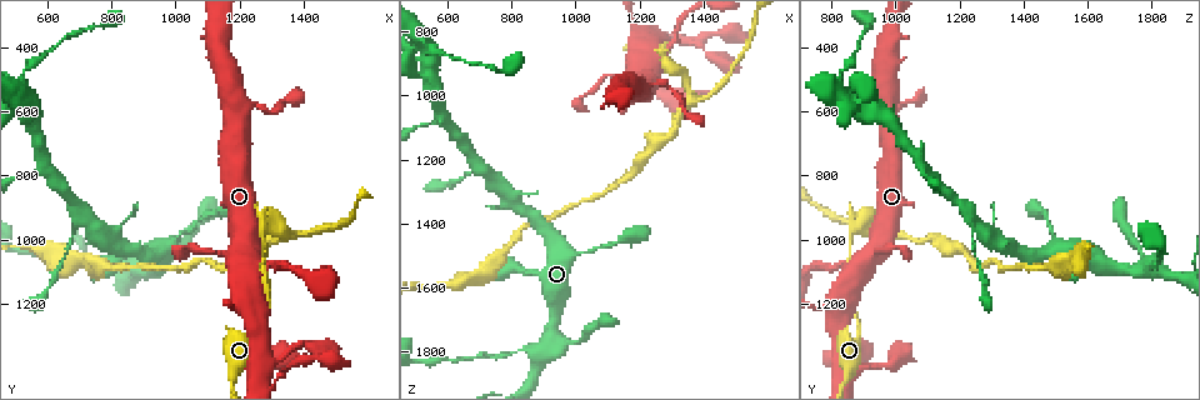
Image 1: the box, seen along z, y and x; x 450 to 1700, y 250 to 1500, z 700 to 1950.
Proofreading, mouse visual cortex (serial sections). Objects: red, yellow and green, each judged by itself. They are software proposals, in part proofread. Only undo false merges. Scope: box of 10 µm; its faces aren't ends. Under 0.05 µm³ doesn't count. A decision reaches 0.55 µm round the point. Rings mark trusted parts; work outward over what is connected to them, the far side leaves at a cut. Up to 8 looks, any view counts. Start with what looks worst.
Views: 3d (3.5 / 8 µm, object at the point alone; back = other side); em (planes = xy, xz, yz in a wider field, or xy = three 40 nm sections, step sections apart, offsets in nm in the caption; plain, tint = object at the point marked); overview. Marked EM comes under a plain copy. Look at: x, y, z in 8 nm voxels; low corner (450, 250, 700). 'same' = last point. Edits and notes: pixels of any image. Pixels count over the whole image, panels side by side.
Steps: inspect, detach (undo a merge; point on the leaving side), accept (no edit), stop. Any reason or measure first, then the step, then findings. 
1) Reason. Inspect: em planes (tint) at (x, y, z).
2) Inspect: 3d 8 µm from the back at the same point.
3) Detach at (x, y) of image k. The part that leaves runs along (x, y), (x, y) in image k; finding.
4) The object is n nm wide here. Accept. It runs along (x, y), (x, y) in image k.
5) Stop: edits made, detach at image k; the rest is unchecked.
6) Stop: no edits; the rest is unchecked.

Abrupt turn. Inspect: 3d 3.5 µm at (1270, 960, 870).

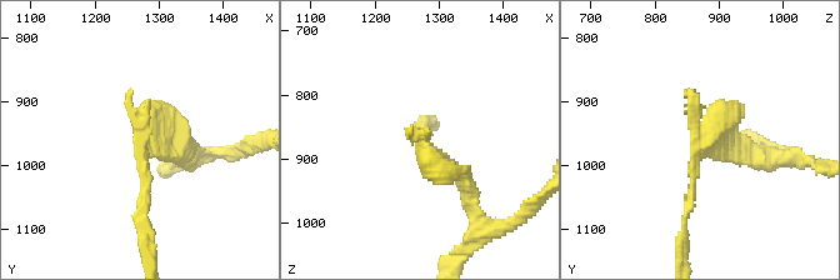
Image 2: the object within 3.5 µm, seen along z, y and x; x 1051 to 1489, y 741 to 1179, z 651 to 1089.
Inspect: em planes (tint) at (1275, 965, 880).

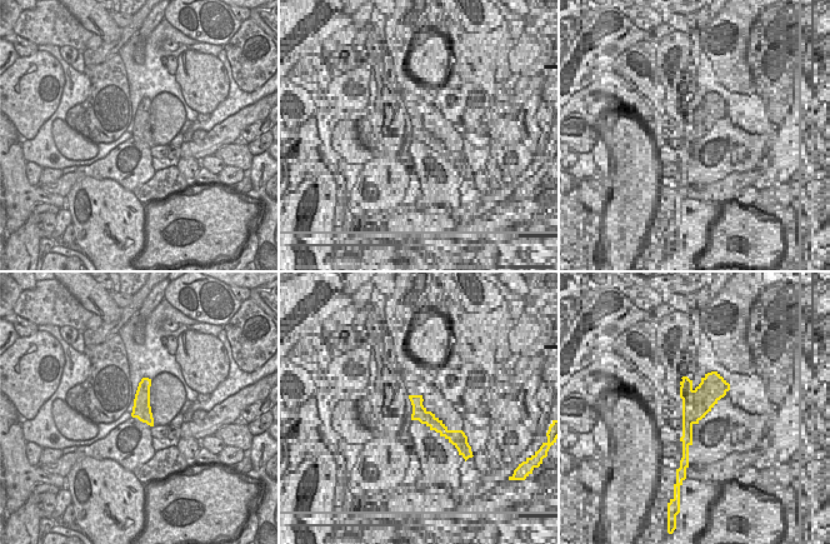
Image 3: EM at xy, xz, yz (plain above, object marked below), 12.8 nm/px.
Cut it another way. Inspect: em xy step 1 (tint) at the same point.

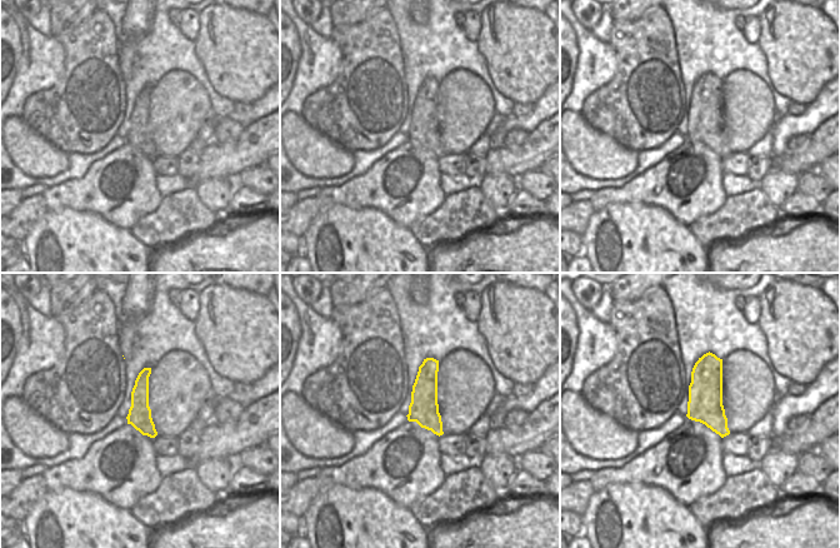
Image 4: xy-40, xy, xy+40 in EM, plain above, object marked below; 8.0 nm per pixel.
Detach at (179, 123) of image 2. The part that leaves runs along (143, 151), (158, 144), (193, 159) in image 2; two cells meet here.

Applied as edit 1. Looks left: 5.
Redraw. Inspect: overview.

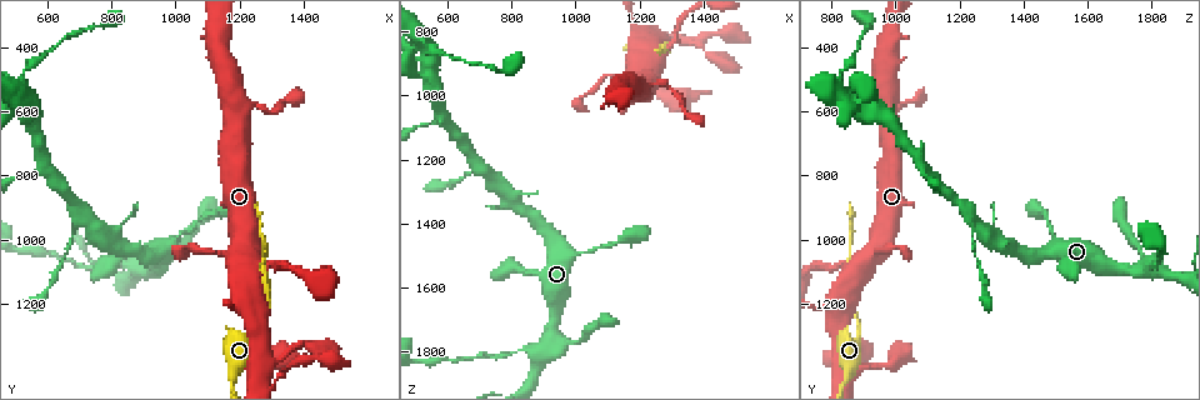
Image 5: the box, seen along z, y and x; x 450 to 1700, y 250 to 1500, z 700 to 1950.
Sudden change in width. Inspect: 3d 8 µm at (910, 1100, 1770).

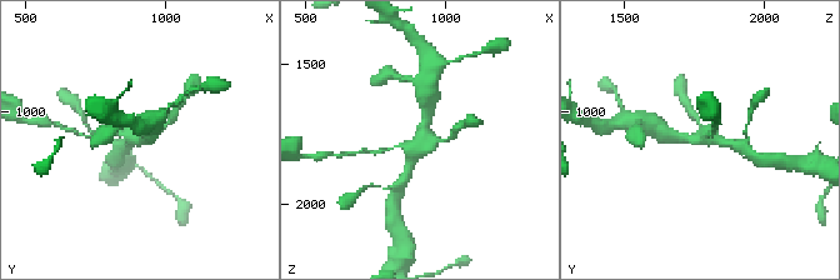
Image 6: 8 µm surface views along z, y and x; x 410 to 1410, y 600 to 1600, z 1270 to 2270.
Inspect: 3d 3.5 µm at the same point.

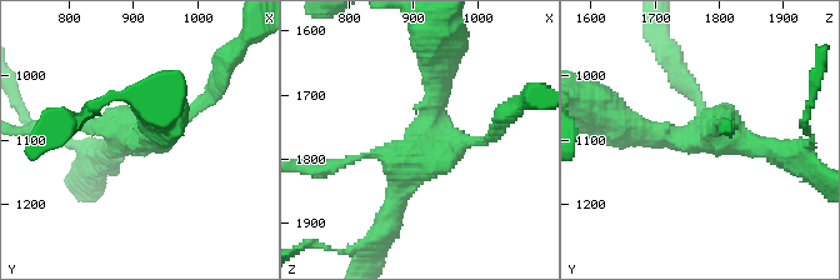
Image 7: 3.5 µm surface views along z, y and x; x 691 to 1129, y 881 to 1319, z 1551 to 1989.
4 arms meet here; the arms are 150, 150, 300, 300 nm wide. Inspect: em xy step 2 (tint) at (925, 1090, 1780).

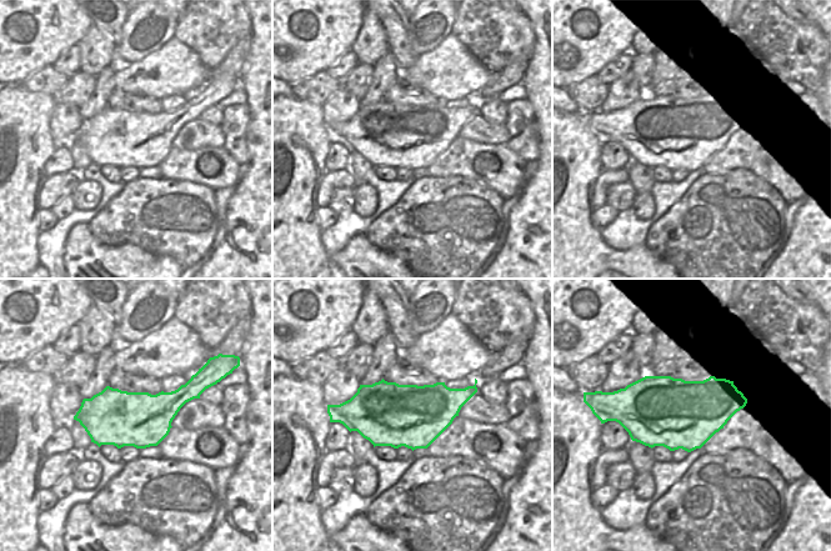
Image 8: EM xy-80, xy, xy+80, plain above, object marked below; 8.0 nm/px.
Accept. It runs along (438, 64), (426, 148), (354, 160) in image 7; one cell here.

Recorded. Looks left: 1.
Stop: edits made, detach at image 2; the rest is unchecked.

